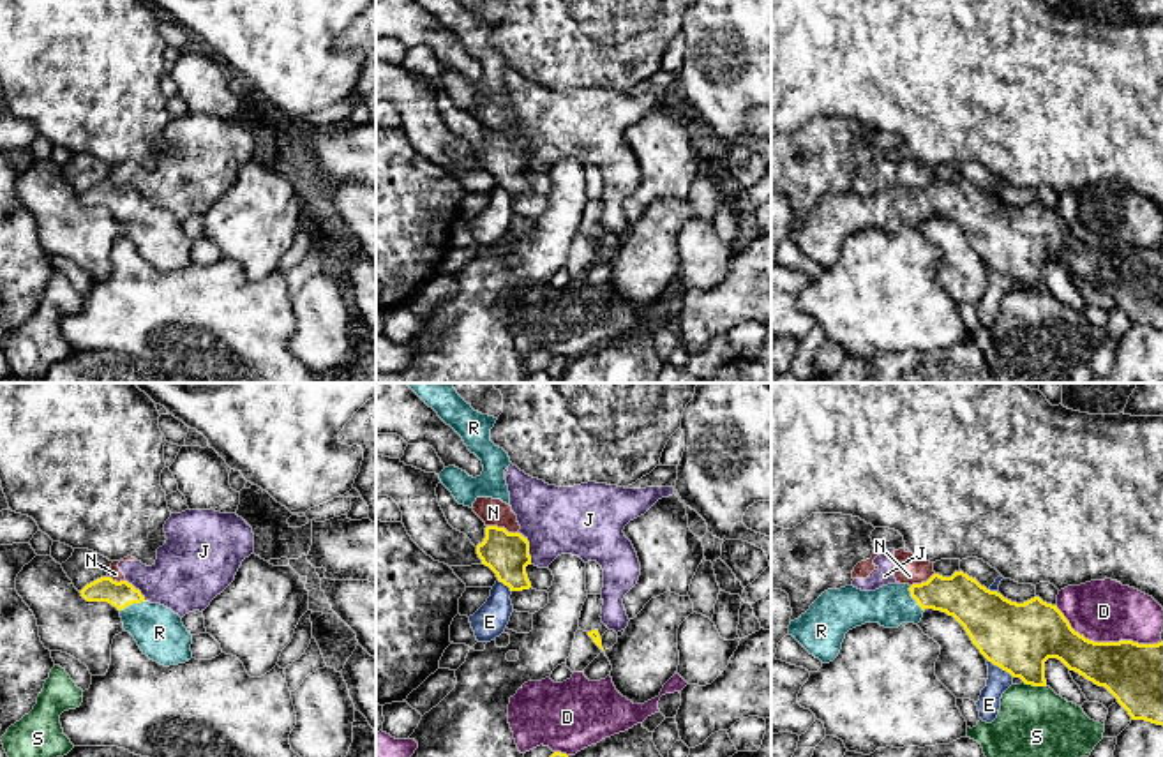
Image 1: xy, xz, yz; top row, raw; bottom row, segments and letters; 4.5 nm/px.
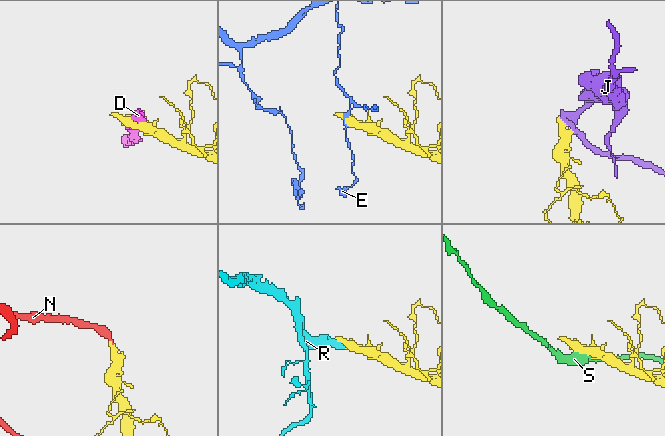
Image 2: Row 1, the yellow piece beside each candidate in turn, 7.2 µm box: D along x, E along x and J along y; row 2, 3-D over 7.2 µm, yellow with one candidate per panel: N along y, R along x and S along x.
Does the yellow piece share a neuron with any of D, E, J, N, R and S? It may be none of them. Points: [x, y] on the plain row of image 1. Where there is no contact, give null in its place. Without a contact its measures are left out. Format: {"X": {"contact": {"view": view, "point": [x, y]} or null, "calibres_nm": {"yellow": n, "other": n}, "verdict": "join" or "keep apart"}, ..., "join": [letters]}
{"D": {"contact": {"view": "yz", "point": [1105, 247]}, "calibres_nm": {"yellow": 280, "other": 280}, "verdict": "keep apart"}, "E": {"contact": {"view": "yz", "point": [1001, 272]}, "calibres_nm": {"yellow": 320, "other": 110}, "verdict": "keep apart"}, "J": {"contact": {"view": "xz", "point": [528, 152]}, "calibres_nm": {"yellow": 200, "other": 300}, "verdict": "keep apart"}, "N": {"contact": {"view": "xz", "point": [503, 133]}, "calibres_nm": {"yellow": 200, "other": 120}, "verdict": "keep apart"}, "R": {"contact": {"view": "yz", "point": [913, 202]}, "calibres_nm": {"yellow": 200, "other": 190}, "verdict": "join"}, "S": {"contact": {"view": "yz", "point": [1035, 290]}, "calibres_nm": {"yellow": 320, "other": 400}, "verdict": "keep apart"}, "join": ["R"]}

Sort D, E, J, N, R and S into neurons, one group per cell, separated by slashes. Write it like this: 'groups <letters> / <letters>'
groups D / E / J N / R / S

